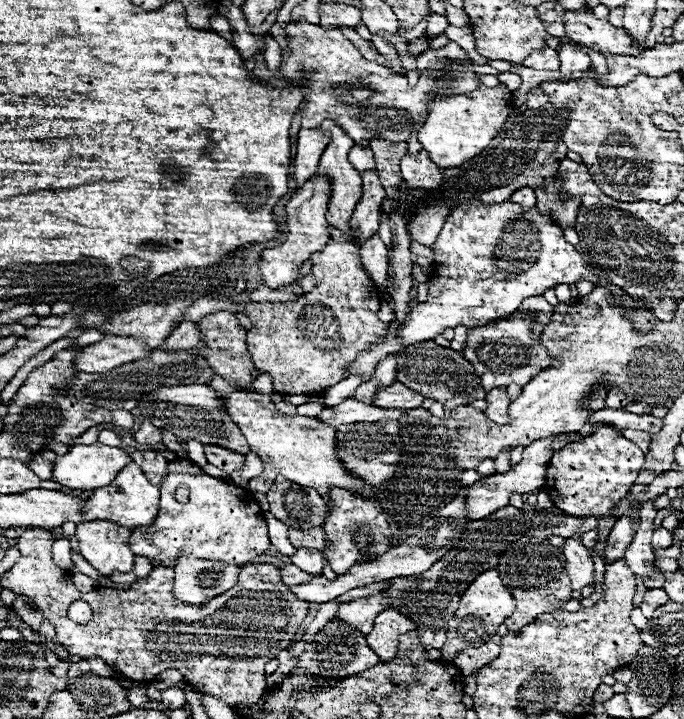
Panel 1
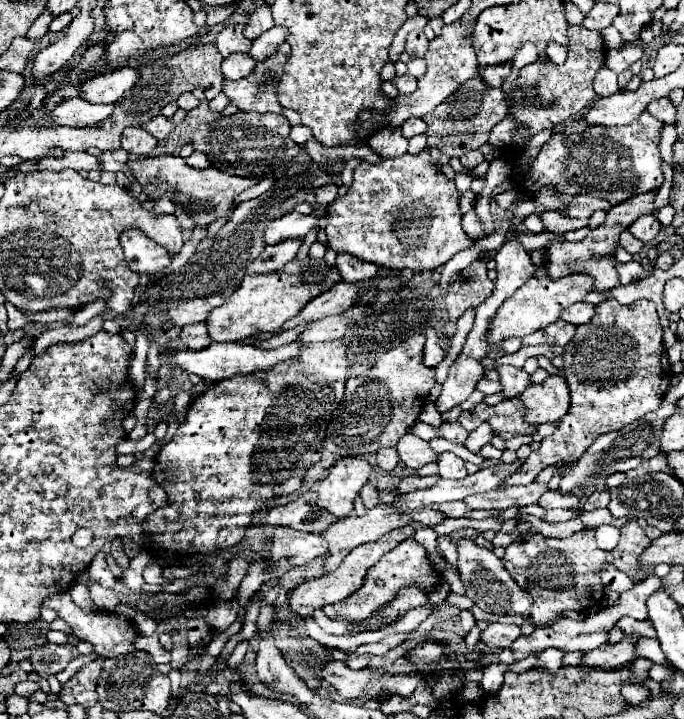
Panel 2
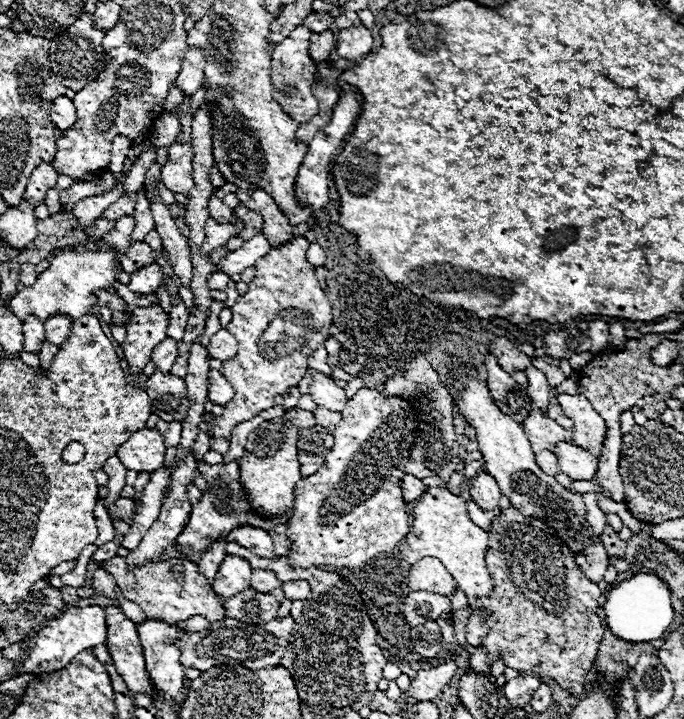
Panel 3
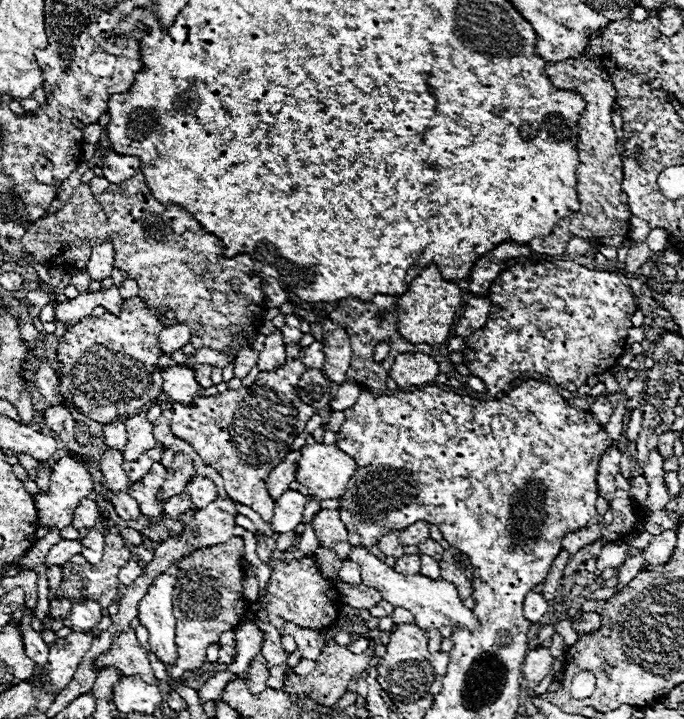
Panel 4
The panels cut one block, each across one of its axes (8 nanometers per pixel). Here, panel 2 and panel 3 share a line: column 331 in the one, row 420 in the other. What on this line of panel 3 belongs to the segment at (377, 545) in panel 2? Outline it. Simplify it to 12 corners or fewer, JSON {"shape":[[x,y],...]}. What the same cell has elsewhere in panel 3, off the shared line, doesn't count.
{"shape":[[560,394],[574,444],[600,456],[606,424],[582,394]]}

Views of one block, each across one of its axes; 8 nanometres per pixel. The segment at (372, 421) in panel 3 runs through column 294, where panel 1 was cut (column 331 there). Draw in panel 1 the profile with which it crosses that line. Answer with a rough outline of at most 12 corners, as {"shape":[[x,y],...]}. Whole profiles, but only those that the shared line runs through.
{"shape":[[332,486],[324,556],[336,574],[392,546],[374,498]]}

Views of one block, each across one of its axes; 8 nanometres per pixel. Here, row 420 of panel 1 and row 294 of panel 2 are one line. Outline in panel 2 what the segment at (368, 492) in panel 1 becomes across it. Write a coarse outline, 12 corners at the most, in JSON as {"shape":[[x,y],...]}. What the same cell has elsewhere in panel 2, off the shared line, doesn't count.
{"shape":[[306,256],[246,274],[206,320],[210,338],[238,342],[278,330],[342,282]]}

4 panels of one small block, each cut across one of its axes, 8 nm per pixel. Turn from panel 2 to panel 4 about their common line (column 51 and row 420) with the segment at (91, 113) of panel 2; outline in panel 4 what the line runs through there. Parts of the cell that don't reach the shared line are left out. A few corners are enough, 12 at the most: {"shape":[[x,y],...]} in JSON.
{"shape":[[124,422],[104,426],[104,442],[122,454],[128,442]]}

